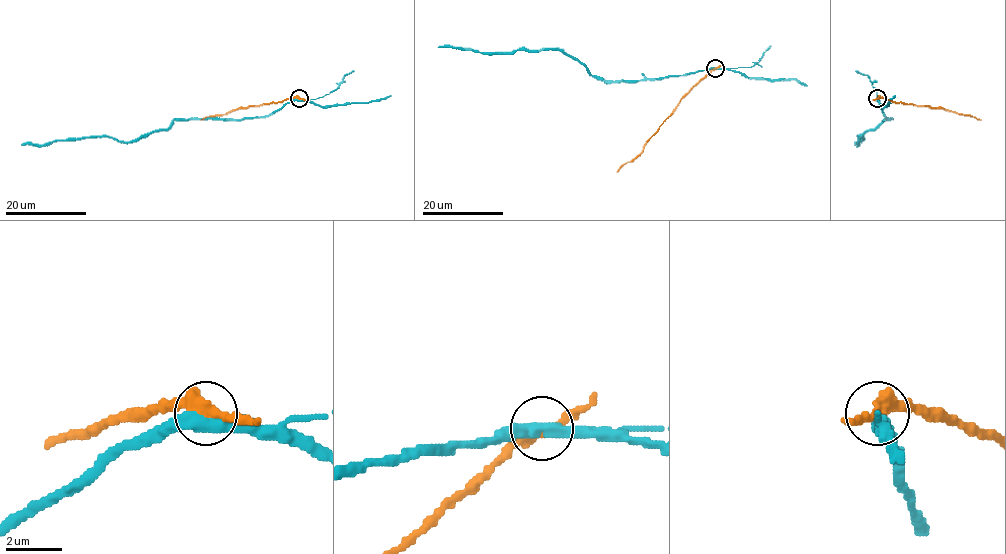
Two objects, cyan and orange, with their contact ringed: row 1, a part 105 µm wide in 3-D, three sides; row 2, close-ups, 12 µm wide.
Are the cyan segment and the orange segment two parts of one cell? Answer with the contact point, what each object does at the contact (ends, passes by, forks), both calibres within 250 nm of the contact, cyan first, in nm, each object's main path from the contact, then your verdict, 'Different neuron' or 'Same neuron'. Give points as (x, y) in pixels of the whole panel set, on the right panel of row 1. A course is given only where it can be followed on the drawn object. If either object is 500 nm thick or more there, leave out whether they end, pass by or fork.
Place: (877, 98). At the ring cyan passes by. At the ring orange passes by. Thickness 440 nm (cyan) against 380 nm. Course of cyan: (878, 99), (886, 117), (891, 118), (867, 131), (856, 145). Course of orange: (878, 98), (943, 107), (981, 119). Different neuron

